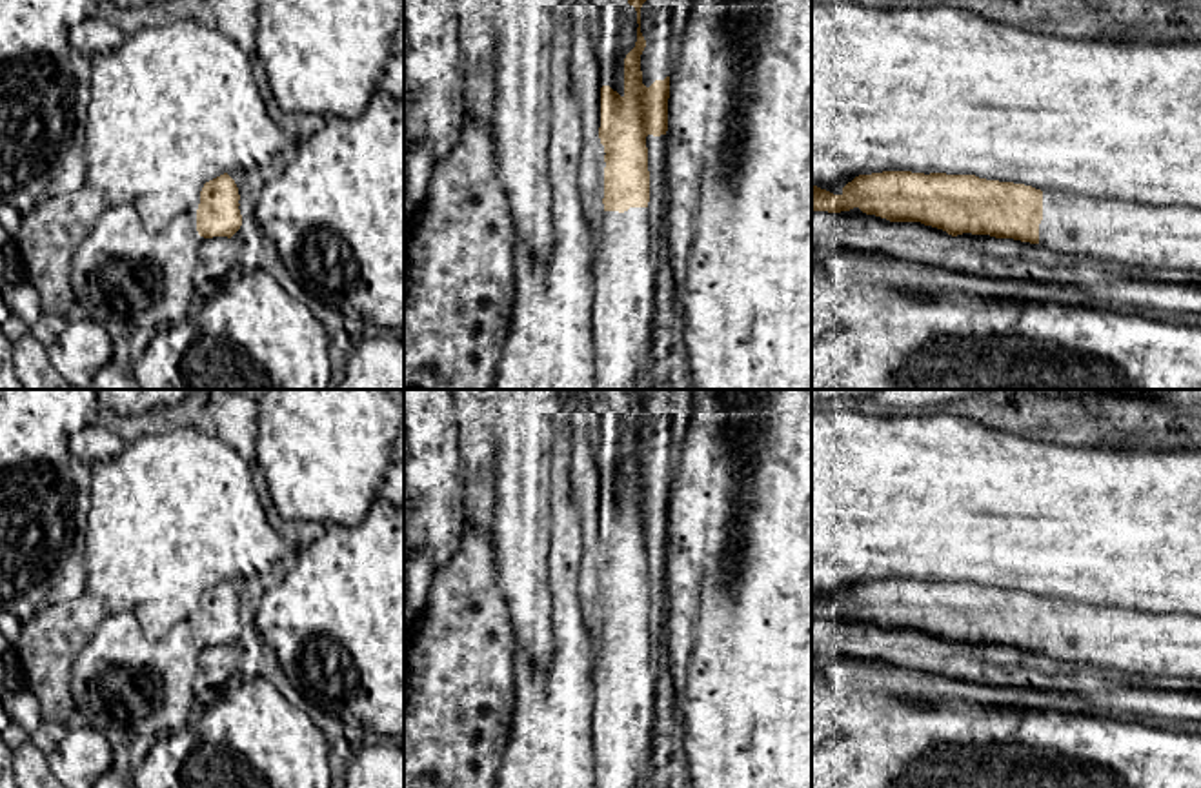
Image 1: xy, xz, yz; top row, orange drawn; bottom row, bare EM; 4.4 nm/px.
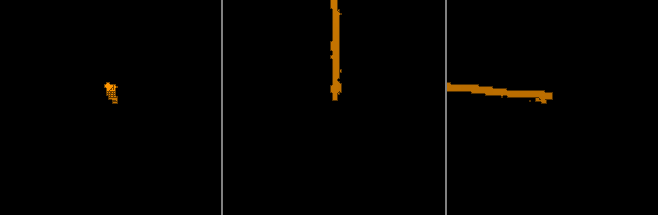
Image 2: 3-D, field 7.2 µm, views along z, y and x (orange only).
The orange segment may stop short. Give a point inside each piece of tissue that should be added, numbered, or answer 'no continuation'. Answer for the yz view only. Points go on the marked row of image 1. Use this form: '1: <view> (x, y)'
1: yz (1156, 237)

